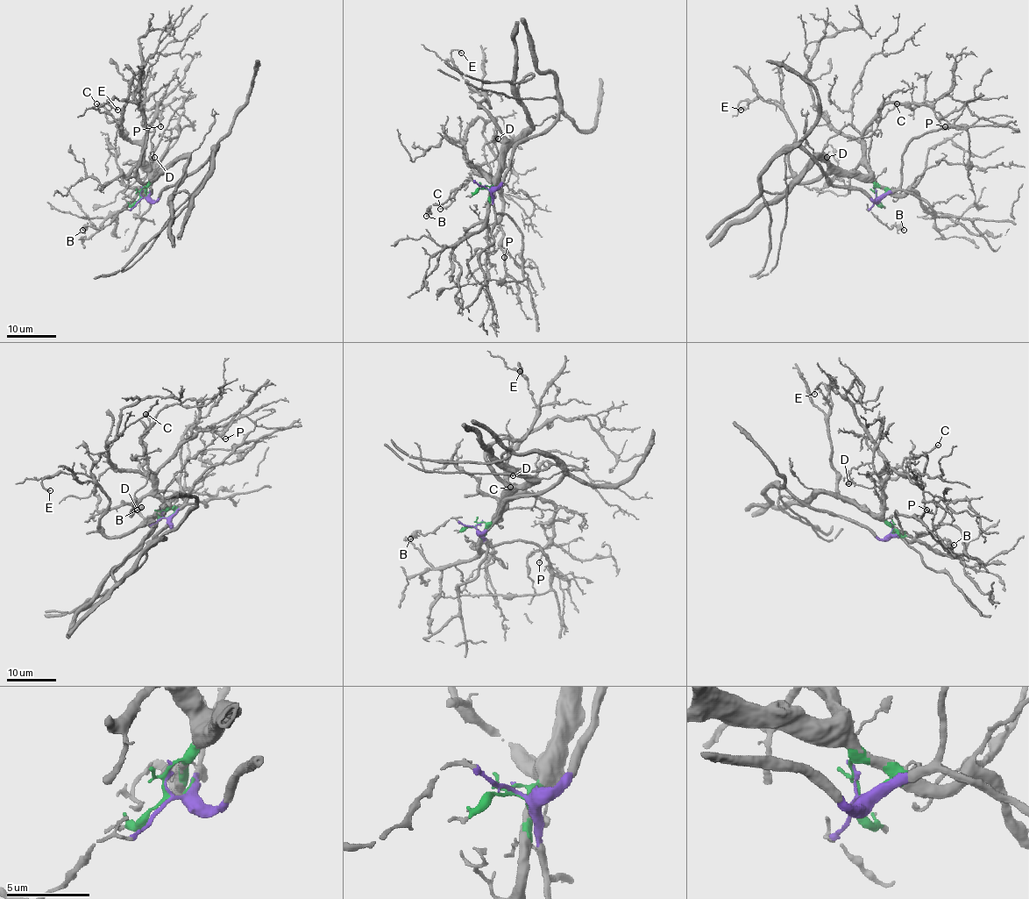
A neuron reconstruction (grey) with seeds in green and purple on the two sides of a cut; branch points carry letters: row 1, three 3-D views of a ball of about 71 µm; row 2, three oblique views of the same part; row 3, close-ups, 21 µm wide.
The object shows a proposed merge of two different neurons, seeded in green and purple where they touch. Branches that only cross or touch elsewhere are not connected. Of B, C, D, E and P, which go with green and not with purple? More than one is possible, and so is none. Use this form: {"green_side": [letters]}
{"green_side": ["C", "D", "E", "P"]}

